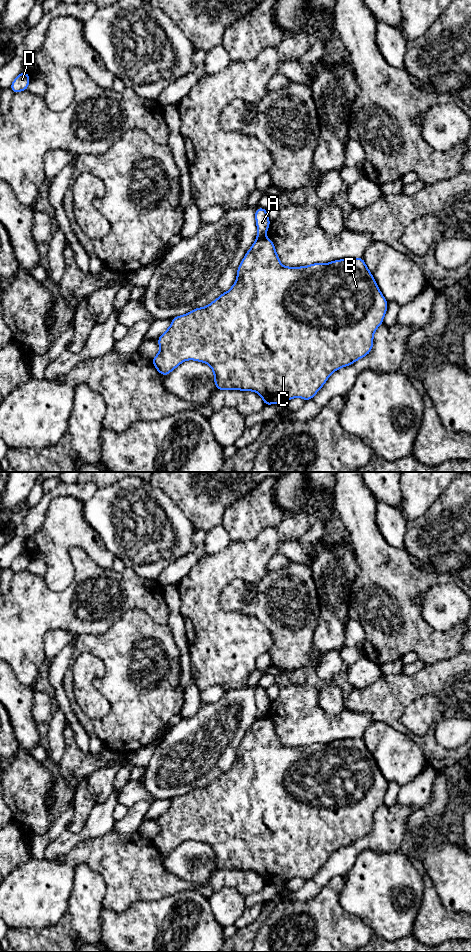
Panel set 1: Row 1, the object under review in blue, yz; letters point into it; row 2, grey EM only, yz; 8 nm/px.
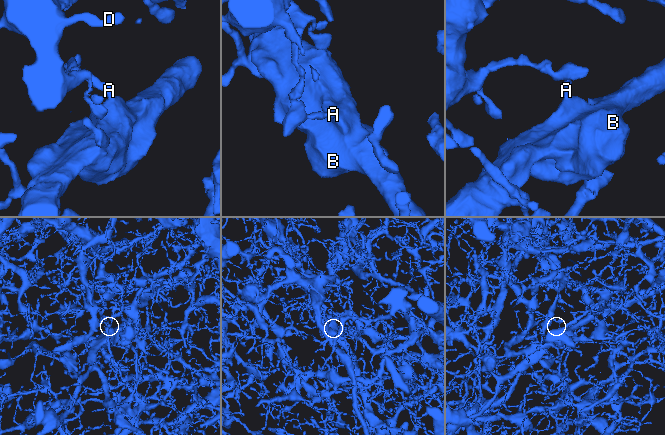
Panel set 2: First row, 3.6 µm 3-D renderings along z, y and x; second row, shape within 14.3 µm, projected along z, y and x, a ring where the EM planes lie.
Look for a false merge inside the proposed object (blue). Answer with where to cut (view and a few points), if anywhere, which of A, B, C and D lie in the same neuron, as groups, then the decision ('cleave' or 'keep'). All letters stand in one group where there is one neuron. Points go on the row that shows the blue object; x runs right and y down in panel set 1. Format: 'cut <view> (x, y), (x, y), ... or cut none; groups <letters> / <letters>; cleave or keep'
cut yz (264, 235), (257, 238); groups A D / B C; cleave

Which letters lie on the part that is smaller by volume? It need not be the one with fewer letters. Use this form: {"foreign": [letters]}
{"foreign": ["B", "C"]}

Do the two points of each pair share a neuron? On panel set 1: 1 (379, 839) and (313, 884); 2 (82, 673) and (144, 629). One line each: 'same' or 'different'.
1: same
2: different

